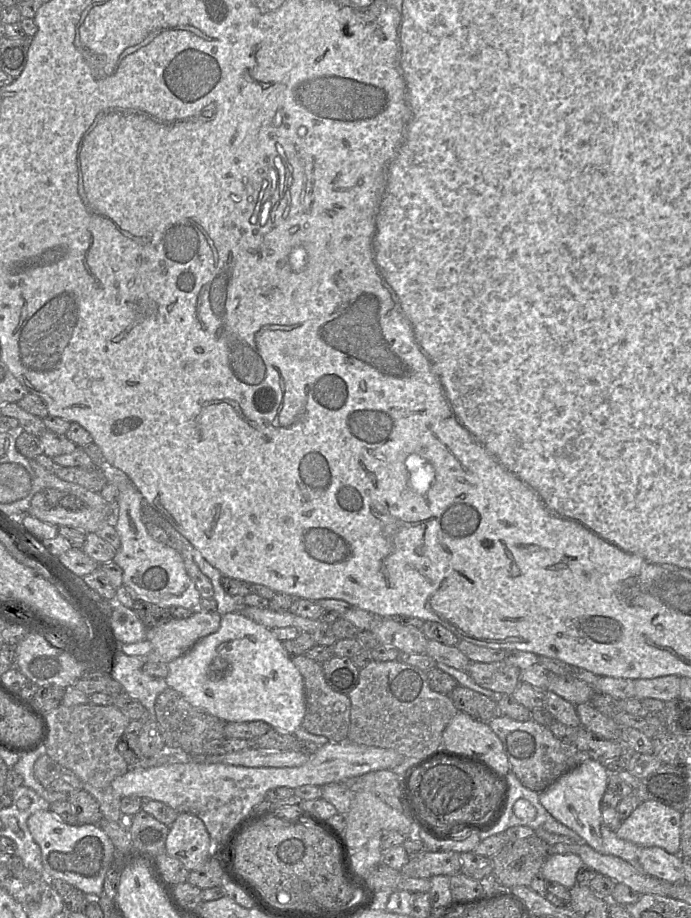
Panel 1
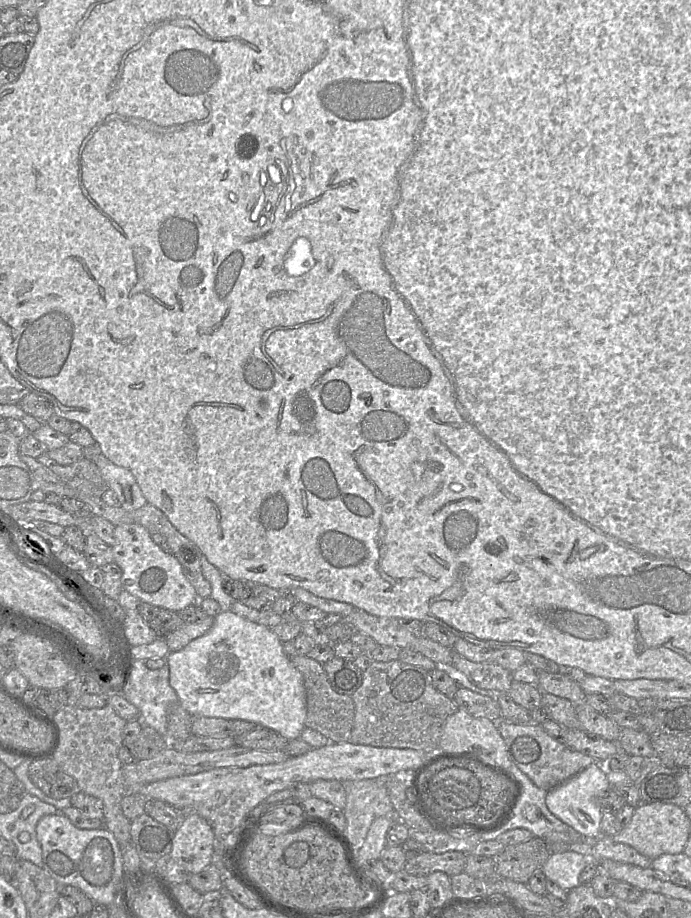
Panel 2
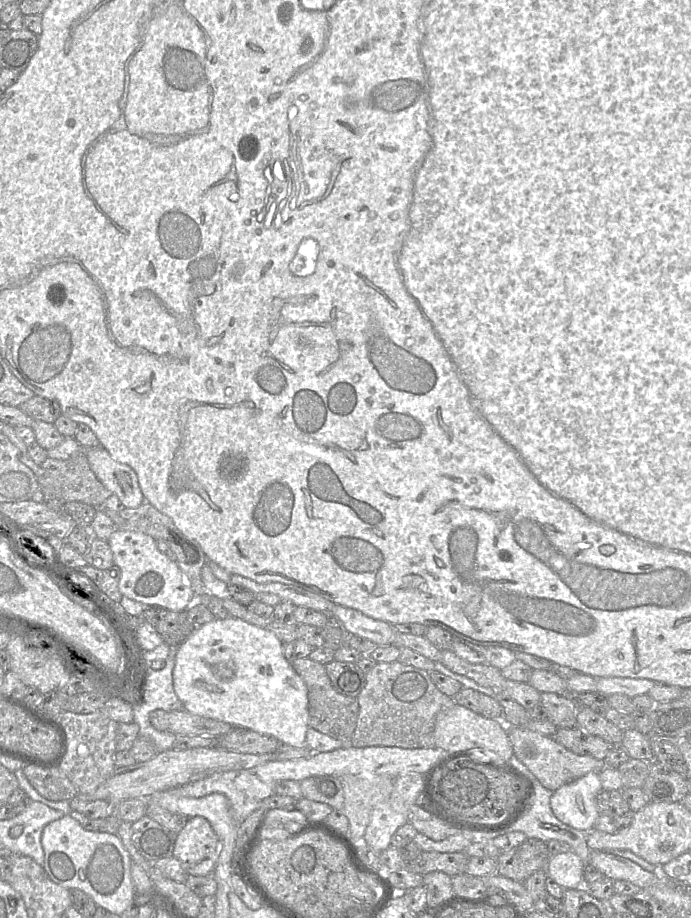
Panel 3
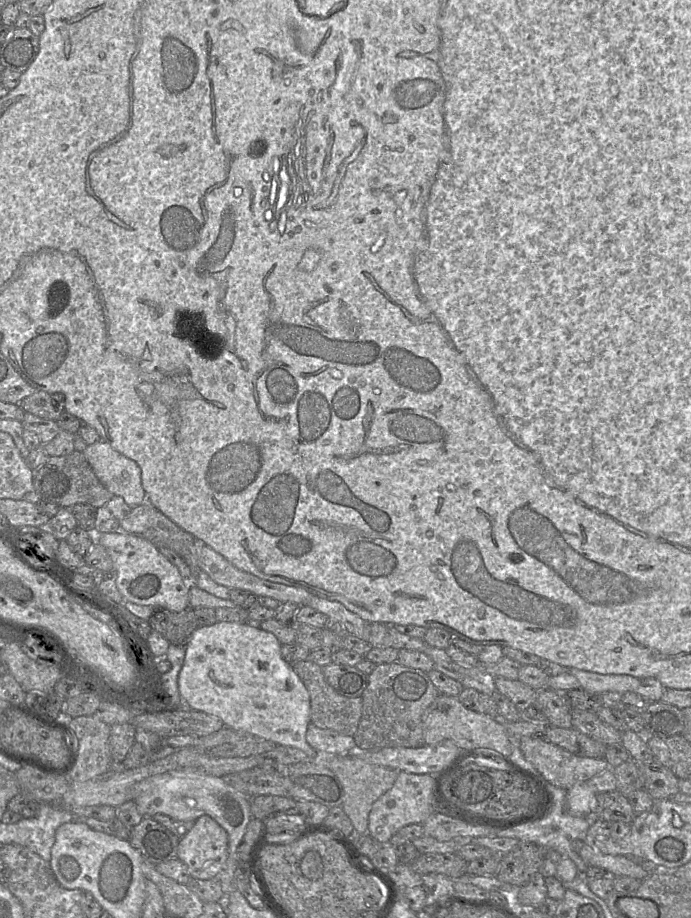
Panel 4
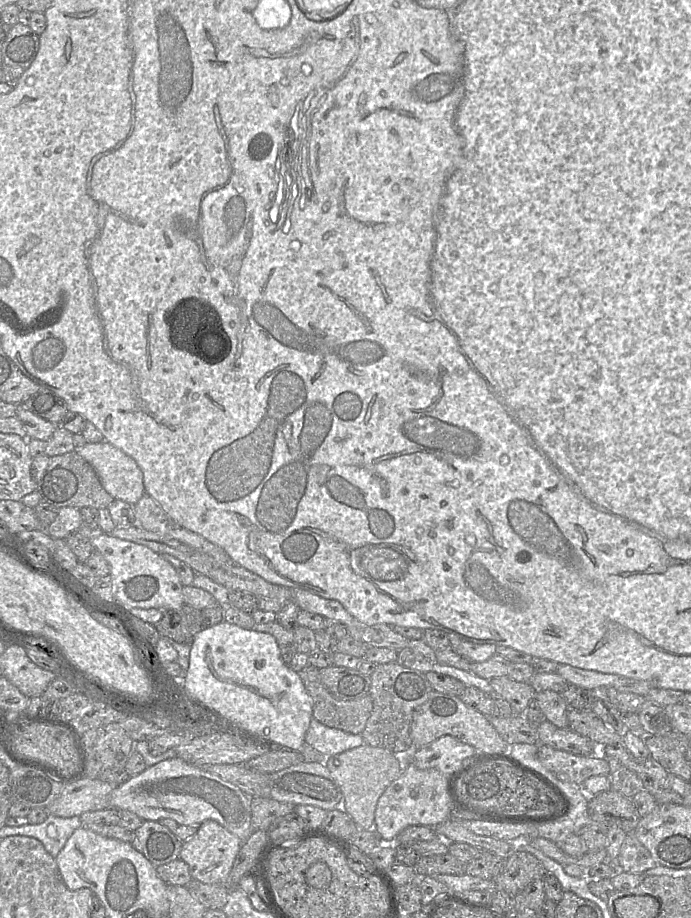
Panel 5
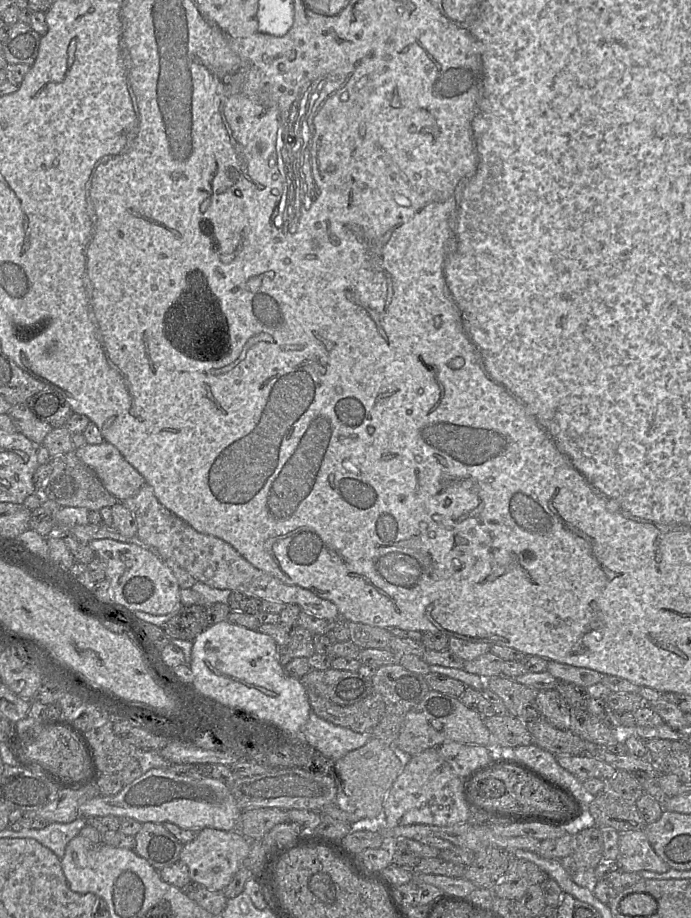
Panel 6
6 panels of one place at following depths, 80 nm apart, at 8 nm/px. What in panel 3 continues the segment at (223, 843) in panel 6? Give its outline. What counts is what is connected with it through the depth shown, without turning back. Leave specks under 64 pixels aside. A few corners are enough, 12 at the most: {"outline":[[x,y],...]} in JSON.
{"outline":[[201,816],[177,834],[172,856],[189,875],[213,873],[219,841]]}

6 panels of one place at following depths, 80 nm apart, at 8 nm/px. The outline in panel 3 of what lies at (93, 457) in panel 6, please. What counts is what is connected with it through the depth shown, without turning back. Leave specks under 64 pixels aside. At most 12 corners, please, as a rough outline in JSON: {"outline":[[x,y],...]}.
{"outline":[[100,445],[86,456],[125,508],[145,502],[138,476]]}

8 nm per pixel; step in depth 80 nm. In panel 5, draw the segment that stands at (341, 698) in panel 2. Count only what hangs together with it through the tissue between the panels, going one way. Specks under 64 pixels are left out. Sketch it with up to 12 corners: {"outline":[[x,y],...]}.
{"outline":[[319,669],[298,672],[313,699],[313,718],[361,734],[373,709],[369,694],[334,697]]}

